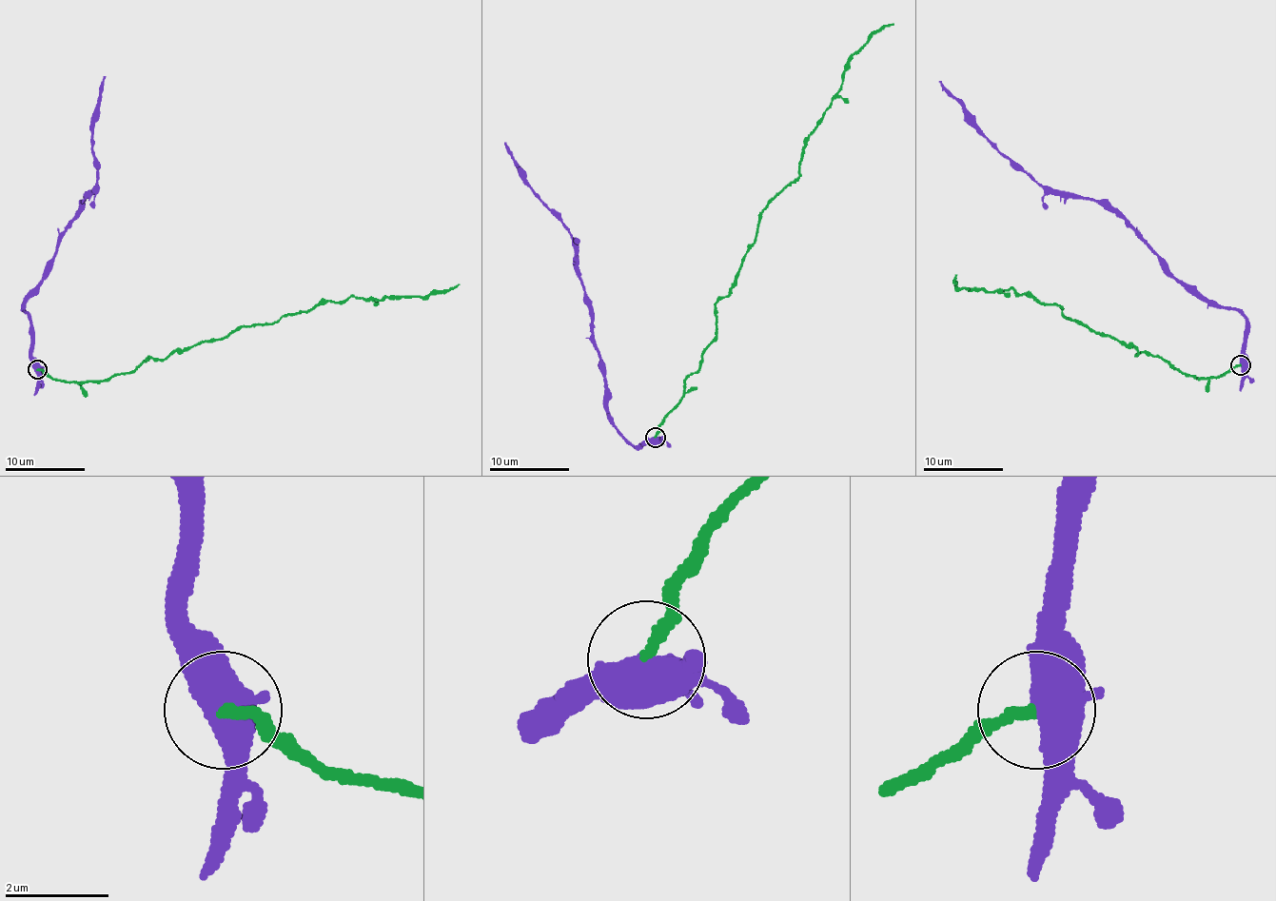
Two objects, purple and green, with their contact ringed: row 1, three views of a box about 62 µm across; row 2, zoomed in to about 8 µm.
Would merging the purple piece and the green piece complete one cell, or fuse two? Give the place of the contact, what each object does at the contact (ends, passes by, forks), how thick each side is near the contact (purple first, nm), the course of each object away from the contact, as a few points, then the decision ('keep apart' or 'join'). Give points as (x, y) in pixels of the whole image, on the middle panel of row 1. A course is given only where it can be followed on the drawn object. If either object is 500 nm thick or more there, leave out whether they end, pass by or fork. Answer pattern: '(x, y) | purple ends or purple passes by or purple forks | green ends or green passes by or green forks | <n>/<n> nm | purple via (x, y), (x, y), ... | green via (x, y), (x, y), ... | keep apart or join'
(655, 438) | purple forks | green ends | 440/220 nm | purple via (656, 438), (634, 445), (610, 416), (578, 242), (528, 186), (504, 142) | green via (656, 438), (716, 335), (716, 304), (731, 290), (759, 214), (799, 174), (804, 141), (845, 65), (893, 24) | keep apart

